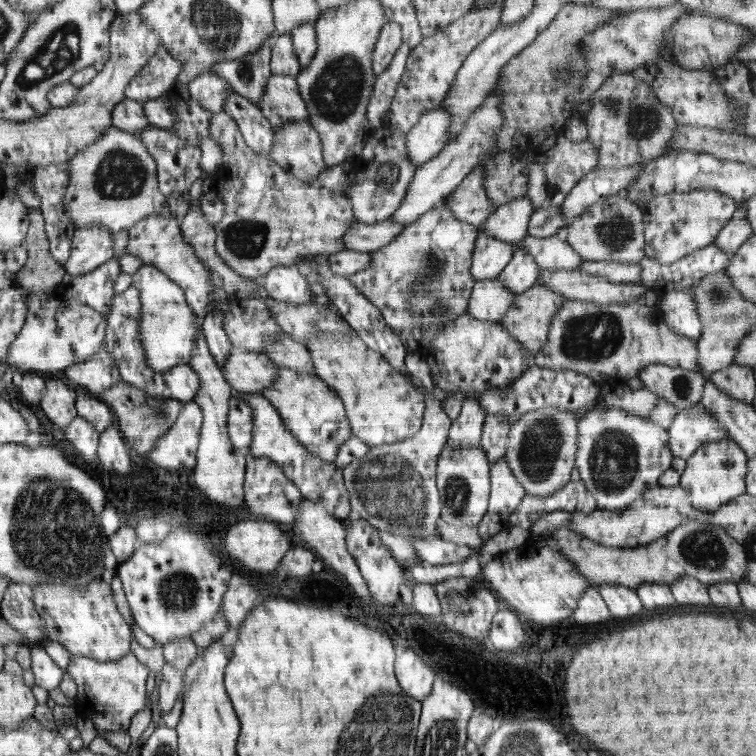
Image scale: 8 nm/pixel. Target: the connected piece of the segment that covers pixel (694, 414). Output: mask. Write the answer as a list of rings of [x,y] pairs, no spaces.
[[[700,406],[682,410],[668,428],[669,448],[673,456],[684,460],[710,442],[728,439],[729,432]]]

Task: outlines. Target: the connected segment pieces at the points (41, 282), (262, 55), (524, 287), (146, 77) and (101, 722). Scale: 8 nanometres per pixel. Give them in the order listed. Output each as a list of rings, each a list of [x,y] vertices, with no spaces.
[[[28,207],[28,218],[30,220],[28,232],[25,238],[26,248],[29,250],[29,260],[26,266],[18,271],[17,283],[26,288],[28,293],[50,292],[61,289],[67,278],[65,268],[62,263],[54,260],[49,251],[49,242],[44,233],[44,217],[38,208]]]
[[[275,31],[275,36],[266,42],[265,46],[262,46],[261,50],[254,51],[254,54],[244,55],[238,57],[238,59],[222,59],[218,63],[214,63],[214,66],[210,67],[210,71],[213,74],[218,74],[226,80],[232,89],[236,89],[238,93],[242,93],[244,97],[250,99],[254,105],[260,108],[260,97],[266,89],[266,81],[271,75],[271,47],[275,38],[277,37],[277,32]]]
[[[518,248],[513,251],[513,258],[497,278],[510,293],[518,296],[529,291],[540,274],[540,266],[535,258],[522,248]]]
[[[160,45],[157,54],[154,54],[146,66],[142,67],[140,74],[134,76],[133,82],[130,82],[126,97],[144,104],[164,95],[176,83],[182,66],[182,60],[170,54],[164,45]]]
[[[130,652],[118,661],[98,661],[86,656],[71,656],[66,670],[68,676],[77,685],[76,701],[79,709],[92,721],[97,734],[103,732],[124,733],[130,728],[132,718],[146,705],[146,678],[148,670]]]

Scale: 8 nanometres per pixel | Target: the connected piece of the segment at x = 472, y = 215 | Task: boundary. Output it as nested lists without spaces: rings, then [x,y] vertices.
[[[482,168],[474,169],[445,202],[445,207],[452,212],[456,220],[475,225],[477,228],[484,224],[489,214],[496,209],[486,197],[483,175]]]

